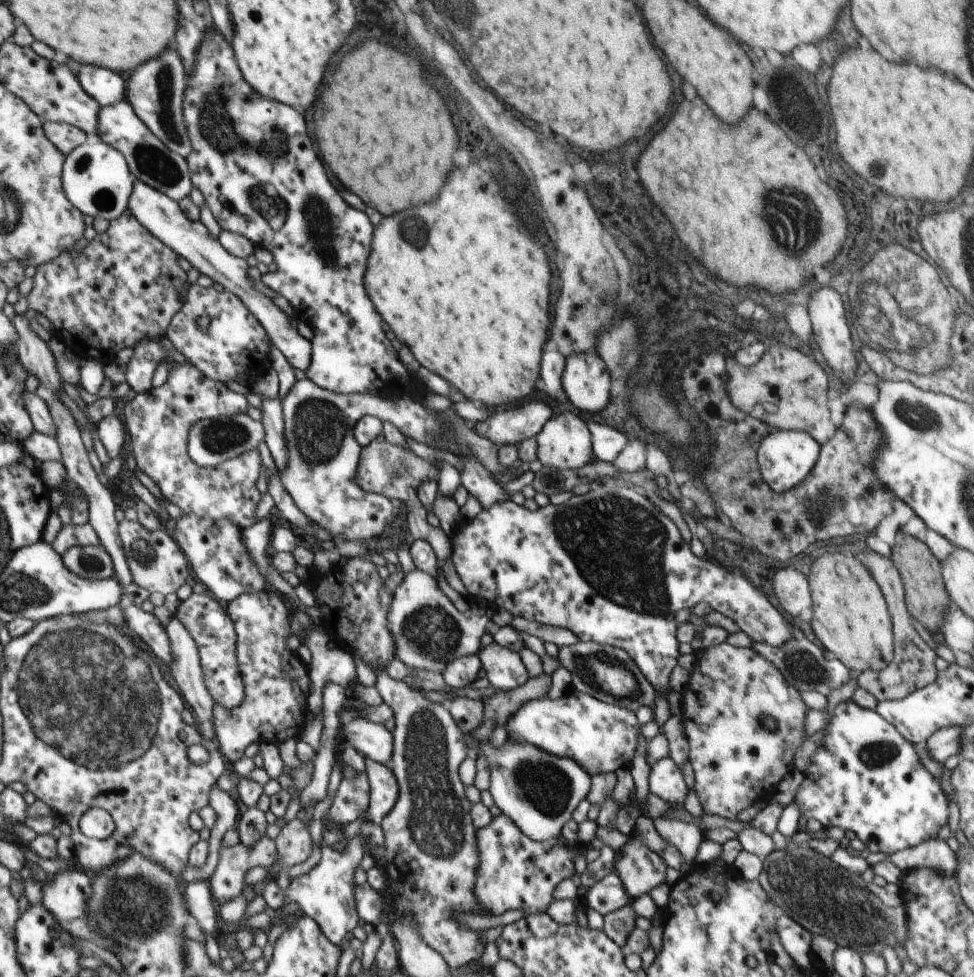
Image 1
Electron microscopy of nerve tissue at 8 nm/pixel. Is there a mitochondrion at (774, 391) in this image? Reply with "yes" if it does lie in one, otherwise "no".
no

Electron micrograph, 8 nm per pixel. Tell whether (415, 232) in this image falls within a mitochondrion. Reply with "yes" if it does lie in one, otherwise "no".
yes

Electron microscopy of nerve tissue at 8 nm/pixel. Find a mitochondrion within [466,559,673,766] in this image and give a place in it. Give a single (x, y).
(602, 670)

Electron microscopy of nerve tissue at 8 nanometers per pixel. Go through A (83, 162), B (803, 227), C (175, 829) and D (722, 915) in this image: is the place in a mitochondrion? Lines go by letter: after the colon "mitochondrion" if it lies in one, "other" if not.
A: mitochondrion
B: mitochondrion
C: other
D: other

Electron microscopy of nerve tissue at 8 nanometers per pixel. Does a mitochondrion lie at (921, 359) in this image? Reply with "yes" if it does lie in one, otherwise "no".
yes

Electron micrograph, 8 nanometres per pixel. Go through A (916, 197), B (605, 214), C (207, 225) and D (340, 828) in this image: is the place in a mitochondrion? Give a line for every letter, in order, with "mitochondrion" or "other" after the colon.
A: other
B: other
C: other
D: other

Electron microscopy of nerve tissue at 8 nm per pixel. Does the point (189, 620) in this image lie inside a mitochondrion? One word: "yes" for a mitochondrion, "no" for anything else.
no

